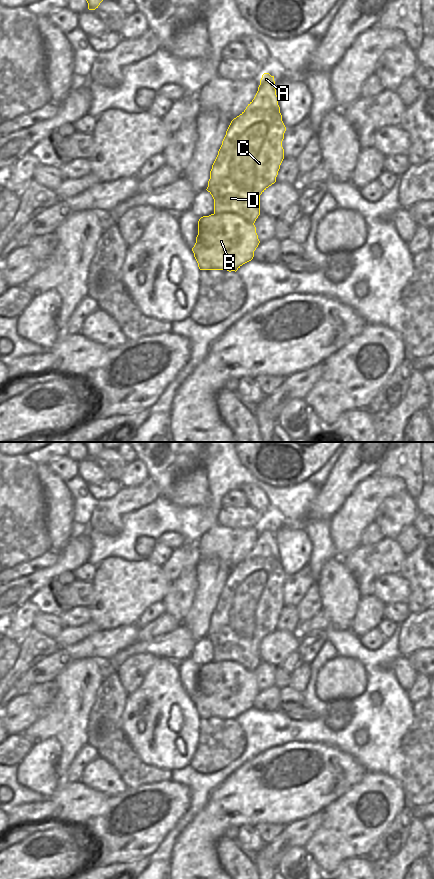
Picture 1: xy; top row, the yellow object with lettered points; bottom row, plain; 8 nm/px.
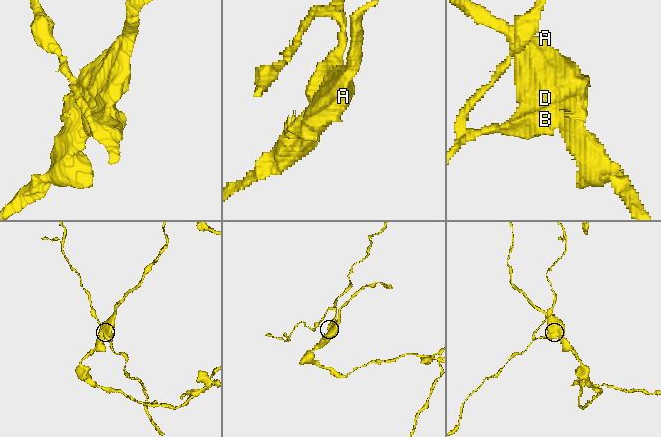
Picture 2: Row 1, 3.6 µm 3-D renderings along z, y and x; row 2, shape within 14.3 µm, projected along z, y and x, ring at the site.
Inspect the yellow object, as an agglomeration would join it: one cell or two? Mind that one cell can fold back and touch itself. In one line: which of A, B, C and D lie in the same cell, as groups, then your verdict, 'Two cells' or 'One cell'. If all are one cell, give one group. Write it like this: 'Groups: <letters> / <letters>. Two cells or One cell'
Groups: A C D / B. Two cells

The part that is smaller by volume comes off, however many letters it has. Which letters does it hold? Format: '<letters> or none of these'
B

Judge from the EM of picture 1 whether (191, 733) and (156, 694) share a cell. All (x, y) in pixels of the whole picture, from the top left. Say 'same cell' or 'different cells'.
same cell

